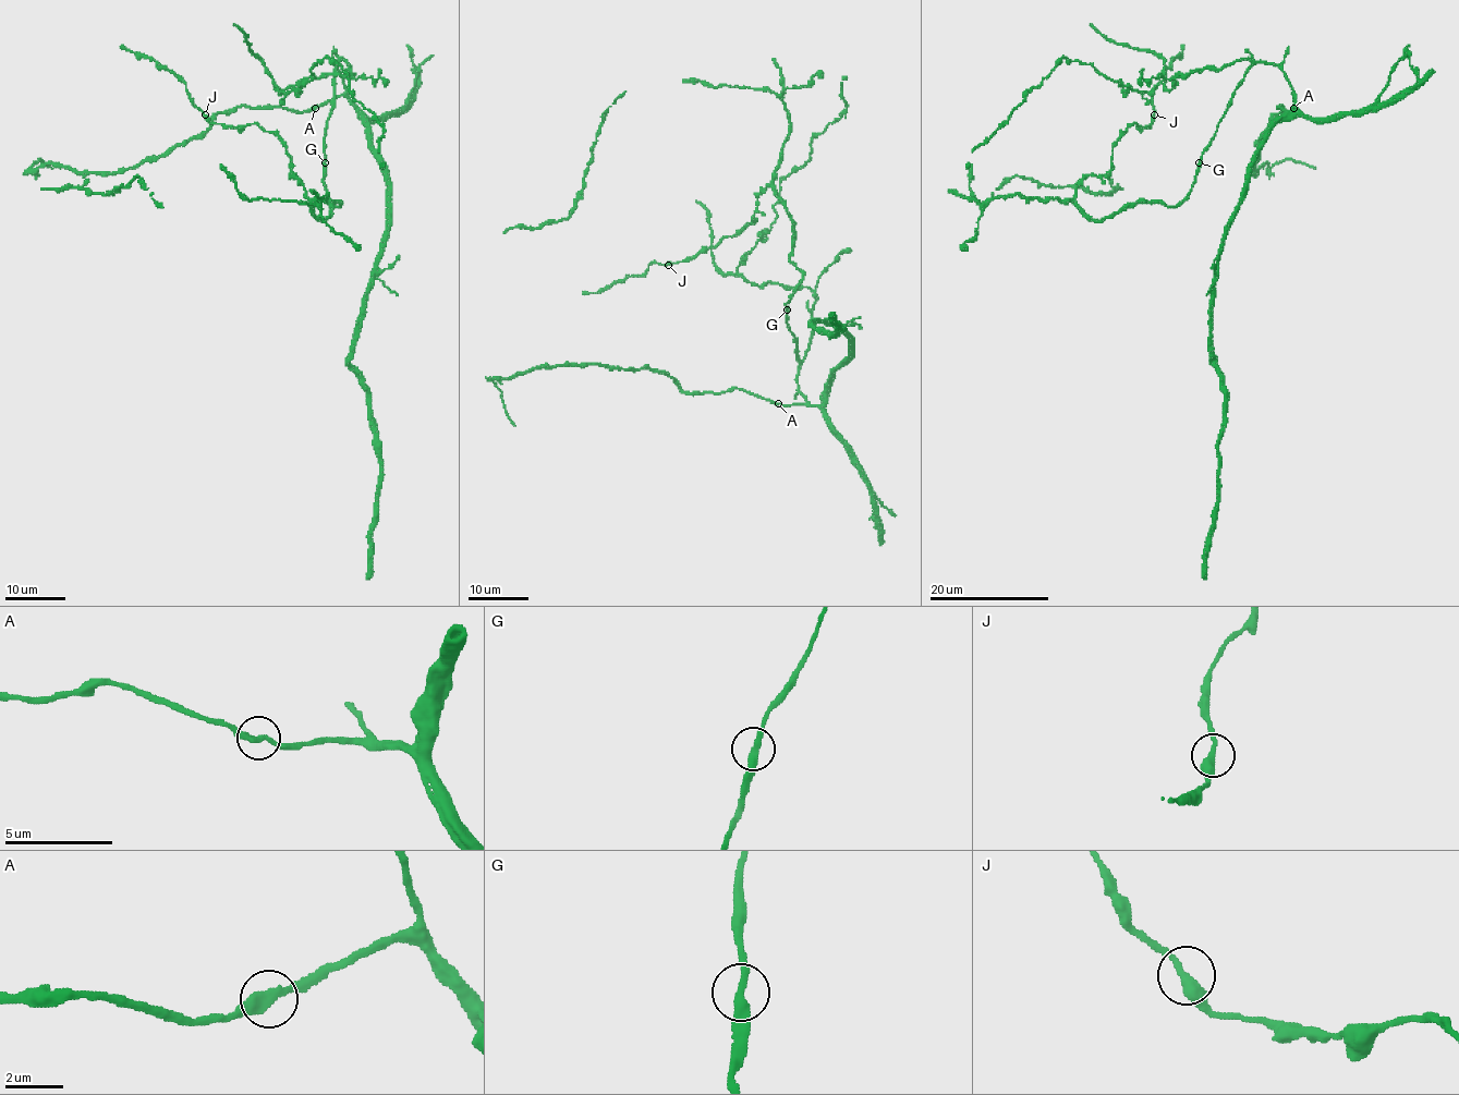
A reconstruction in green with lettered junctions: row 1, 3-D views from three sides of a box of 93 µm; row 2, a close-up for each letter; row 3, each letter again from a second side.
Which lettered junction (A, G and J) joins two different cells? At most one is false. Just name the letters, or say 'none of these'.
none of these

